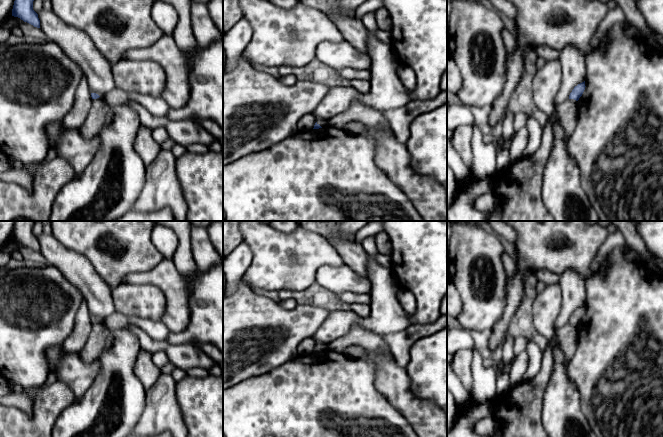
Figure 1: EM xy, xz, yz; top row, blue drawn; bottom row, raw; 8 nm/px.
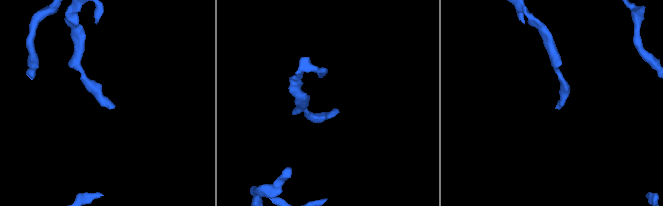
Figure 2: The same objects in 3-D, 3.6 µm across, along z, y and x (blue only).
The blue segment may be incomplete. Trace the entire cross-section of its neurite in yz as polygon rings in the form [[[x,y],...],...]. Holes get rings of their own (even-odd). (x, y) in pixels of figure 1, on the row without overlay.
[[[585,305],[578,308],[577,310],[574,311],[572,316],[569,319],[569,323],[574,323],[576,325],[579,324],[579,322],[582,320],[584,314],[585,314]]]

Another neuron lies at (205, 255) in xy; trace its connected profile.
[[[191,224],[190,232],[192,254],[199,270],[208,272],[216,265],[223,265],[209,238],[207,229]]]

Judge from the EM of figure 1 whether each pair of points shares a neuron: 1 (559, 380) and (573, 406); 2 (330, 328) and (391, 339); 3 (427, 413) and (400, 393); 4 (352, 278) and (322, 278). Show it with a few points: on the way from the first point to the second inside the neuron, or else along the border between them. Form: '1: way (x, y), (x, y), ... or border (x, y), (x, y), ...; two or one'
1: way (560, 386), (561, 394), (567, 400); one
2: border (405, 330), (387, 333), (382, 336); two
3: way (420, 413), (407, 400); one
4: way (345, 278), (329, 278); one

